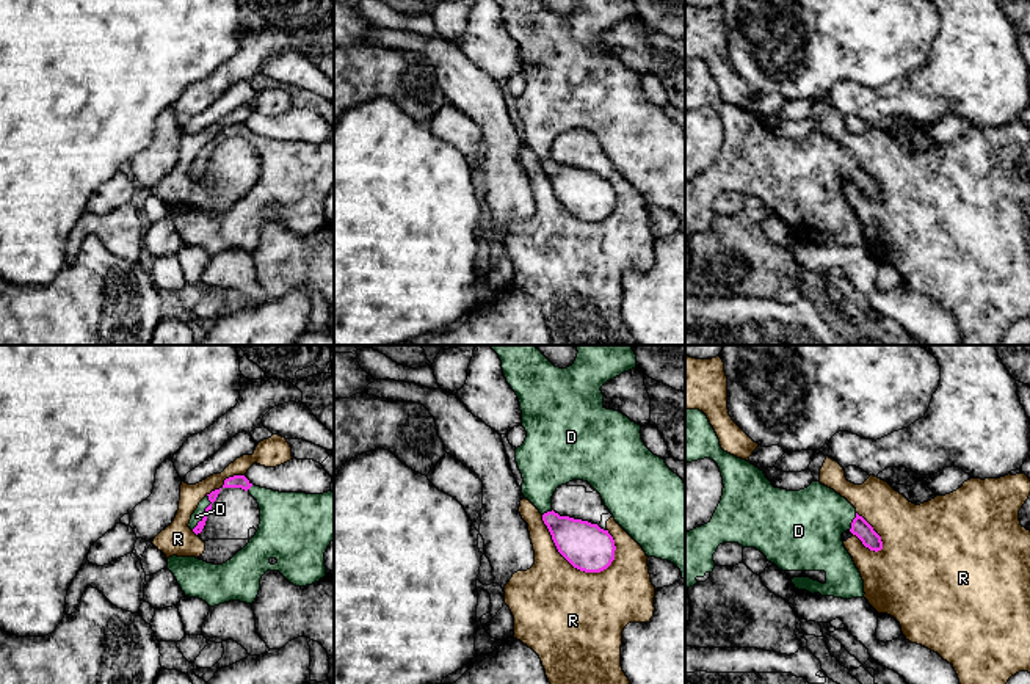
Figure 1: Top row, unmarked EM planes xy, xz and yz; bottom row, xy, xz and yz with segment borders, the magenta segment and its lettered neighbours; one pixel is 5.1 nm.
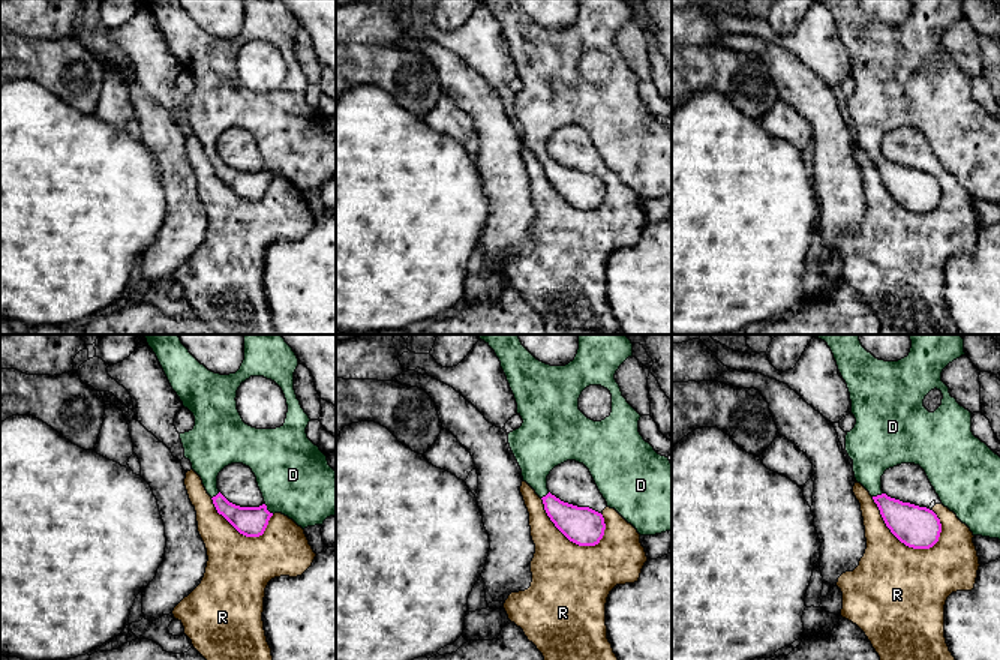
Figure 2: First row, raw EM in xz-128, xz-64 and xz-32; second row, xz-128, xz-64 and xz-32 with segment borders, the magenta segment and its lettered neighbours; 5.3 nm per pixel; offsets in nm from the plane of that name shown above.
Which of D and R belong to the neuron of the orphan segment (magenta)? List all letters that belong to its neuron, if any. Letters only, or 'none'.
D

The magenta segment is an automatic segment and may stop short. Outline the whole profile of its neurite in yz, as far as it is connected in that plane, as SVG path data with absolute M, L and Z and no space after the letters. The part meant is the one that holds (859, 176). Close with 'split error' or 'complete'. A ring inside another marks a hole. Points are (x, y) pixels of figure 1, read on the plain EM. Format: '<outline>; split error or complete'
M685 58L685 111L710 107L723 126L723 144L712 168L685 180L685 237L699 232L715 216L713 202L723 191L756 196L768 210L782 218L798 243L864 246L864 229L843 195L842 182L850 179L870 199L881 199L881 185L856 162L856 157L834 138L812 130L800 140L774 136L763 119L746 108L724 100L707 64Z; split error

